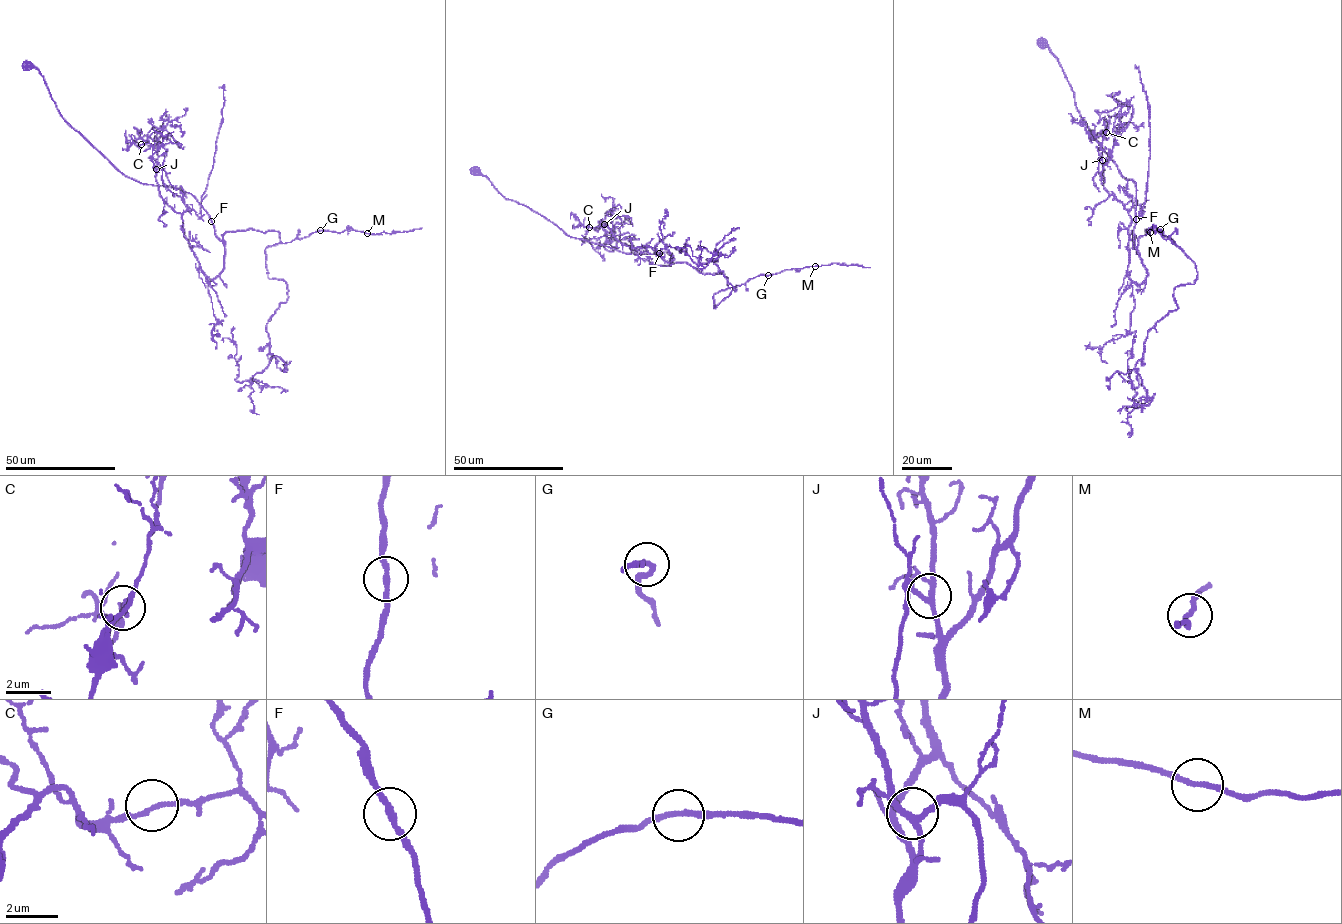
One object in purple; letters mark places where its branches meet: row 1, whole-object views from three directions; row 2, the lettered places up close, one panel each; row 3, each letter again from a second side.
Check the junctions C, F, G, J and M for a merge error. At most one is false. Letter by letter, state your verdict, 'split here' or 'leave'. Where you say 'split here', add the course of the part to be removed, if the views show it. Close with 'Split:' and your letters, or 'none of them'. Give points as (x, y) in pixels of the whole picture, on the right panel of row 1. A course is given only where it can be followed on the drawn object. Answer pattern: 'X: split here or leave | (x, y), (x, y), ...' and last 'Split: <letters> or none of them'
C: leave
F: leave
G: leave
J: leave
M: leave
Split: none of them

